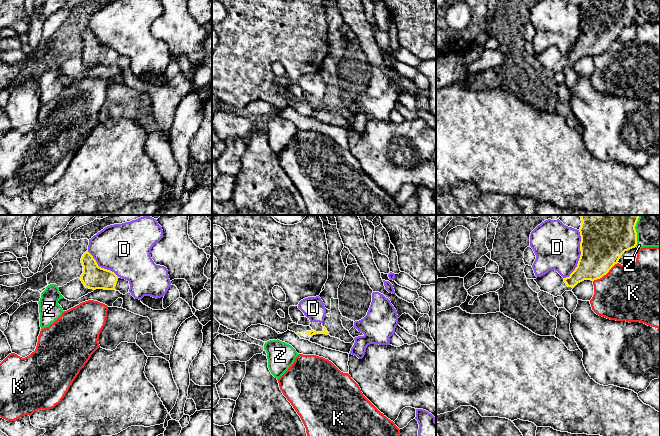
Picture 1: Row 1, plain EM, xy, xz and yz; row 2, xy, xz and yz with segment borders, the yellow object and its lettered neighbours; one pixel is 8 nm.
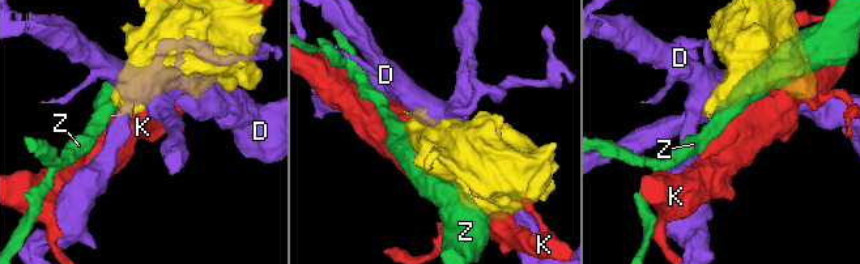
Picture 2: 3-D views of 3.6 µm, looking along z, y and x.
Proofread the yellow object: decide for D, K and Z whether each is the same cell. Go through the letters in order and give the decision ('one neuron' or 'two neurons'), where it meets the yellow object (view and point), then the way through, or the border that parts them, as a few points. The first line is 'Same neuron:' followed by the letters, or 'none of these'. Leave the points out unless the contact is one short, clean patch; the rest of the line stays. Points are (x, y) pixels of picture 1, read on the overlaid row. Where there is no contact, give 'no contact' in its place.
Same neuron: none of these
D: two neurons; meets yellow in yz at (580, 255)
K: two neurons; meets yellow in yz at (605, 274)
Z: two neurons; meets yellow in yz at (635, 231)

